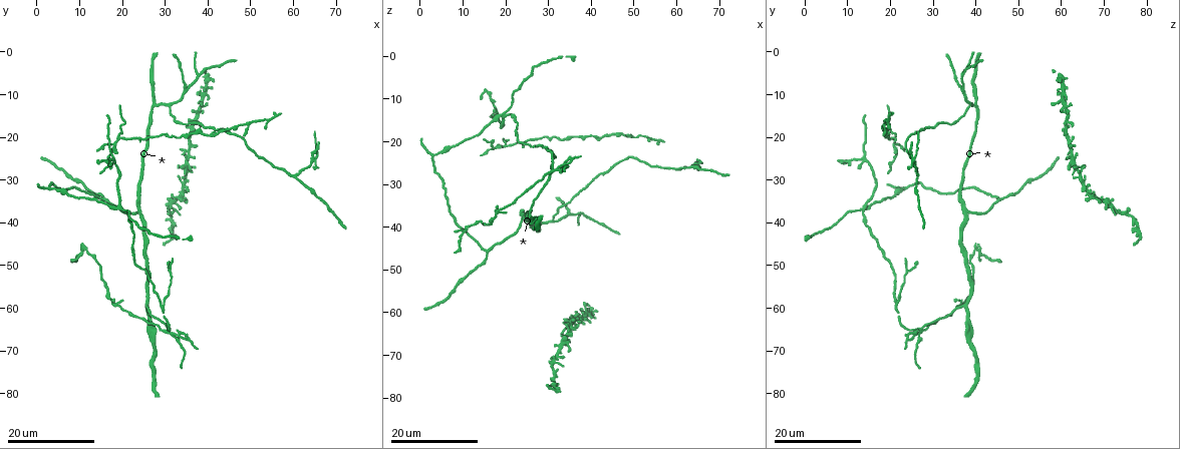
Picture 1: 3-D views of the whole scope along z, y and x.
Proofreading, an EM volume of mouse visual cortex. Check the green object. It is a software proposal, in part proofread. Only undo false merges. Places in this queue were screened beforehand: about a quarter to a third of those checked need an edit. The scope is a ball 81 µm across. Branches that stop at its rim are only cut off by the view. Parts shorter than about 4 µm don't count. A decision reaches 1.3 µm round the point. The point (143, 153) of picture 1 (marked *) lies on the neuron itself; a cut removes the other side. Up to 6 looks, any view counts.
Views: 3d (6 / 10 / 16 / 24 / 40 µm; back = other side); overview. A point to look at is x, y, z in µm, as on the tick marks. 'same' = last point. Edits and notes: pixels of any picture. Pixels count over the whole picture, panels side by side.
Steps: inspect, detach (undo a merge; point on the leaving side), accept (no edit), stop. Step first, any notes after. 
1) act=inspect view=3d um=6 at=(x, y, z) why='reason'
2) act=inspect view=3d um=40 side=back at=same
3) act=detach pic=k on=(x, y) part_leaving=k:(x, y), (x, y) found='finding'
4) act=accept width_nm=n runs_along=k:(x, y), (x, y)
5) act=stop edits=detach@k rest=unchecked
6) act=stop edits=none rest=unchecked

act=inspect view=3d um=24 at=(15.5, 34.5, 46.0) why='three arms meet'

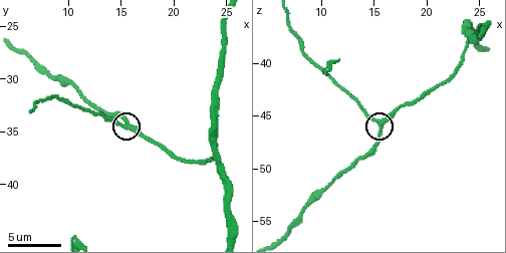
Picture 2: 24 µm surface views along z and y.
act=inspect view=3d um=10 at=(15.6, 34.2, 46.0) why='closer look'

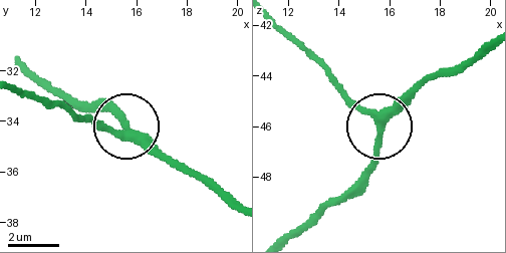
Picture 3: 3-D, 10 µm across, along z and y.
act=accept arms=3 found='continuous, no second neuron'

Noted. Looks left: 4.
act=inspect view=3d um=24 at=(3.0, 32.0, 22.5) why='branch point'

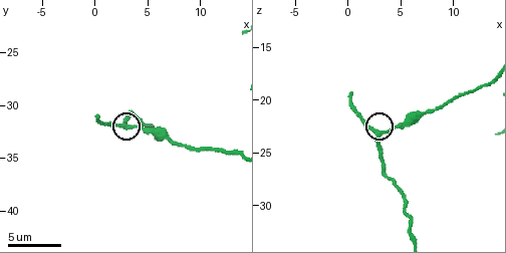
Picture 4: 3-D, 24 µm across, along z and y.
act=inspect view=3d um=10 at=(2.6, 32.0, 23.0)

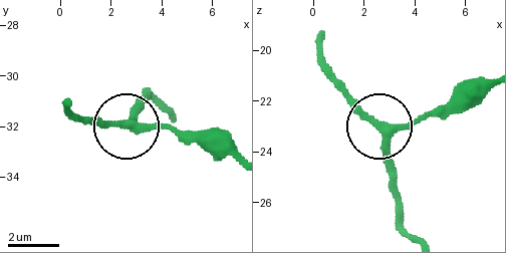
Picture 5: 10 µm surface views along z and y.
act=accept width_nm=290 found='all the same neuron'

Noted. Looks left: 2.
act=inspect view=3d um=24 at=(31.0, 65.5, 27.5) why='small branch off a trunk'

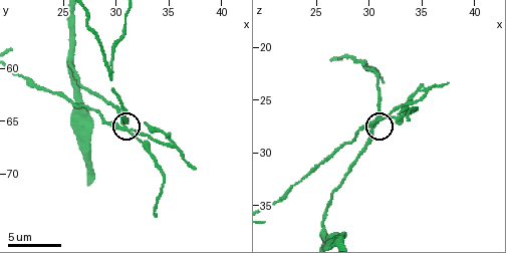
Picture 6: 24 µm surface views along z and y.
act=inspect view=3d um=6 at=(30.4, 65.8, 27.2)

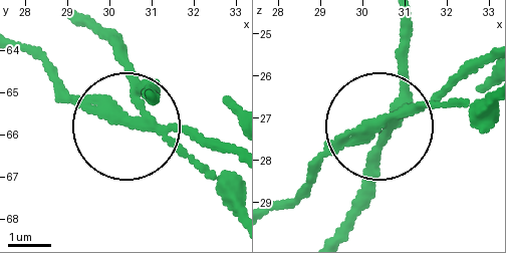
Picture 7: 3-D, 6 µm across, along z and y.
act=detach pic=7 on=(99, 101) width_nm=240 part_leaving=7:(400, 117), (349, 129), (274, 204) found='a second neuron is stuck on'

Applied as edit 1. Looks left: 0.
act=stop edits=detach@7 rest=unchecked

